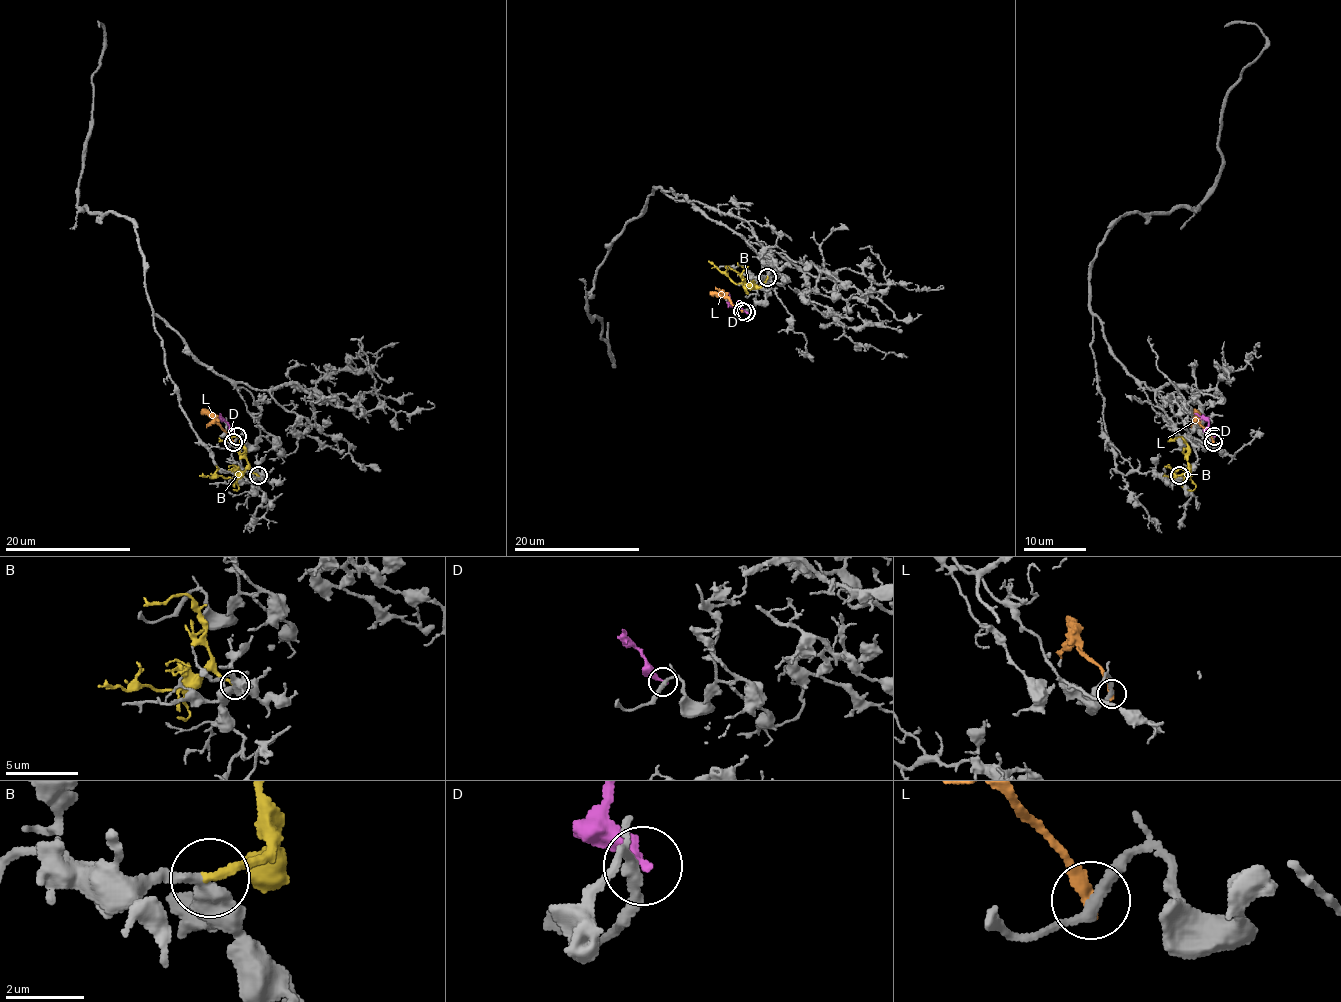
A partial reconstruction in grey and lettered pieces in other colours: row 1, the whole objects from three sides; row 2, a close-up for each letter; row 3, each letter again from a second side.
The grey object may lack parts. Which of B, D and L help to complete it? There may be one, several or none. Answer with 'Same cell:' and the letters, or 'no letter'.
Same cell: B

